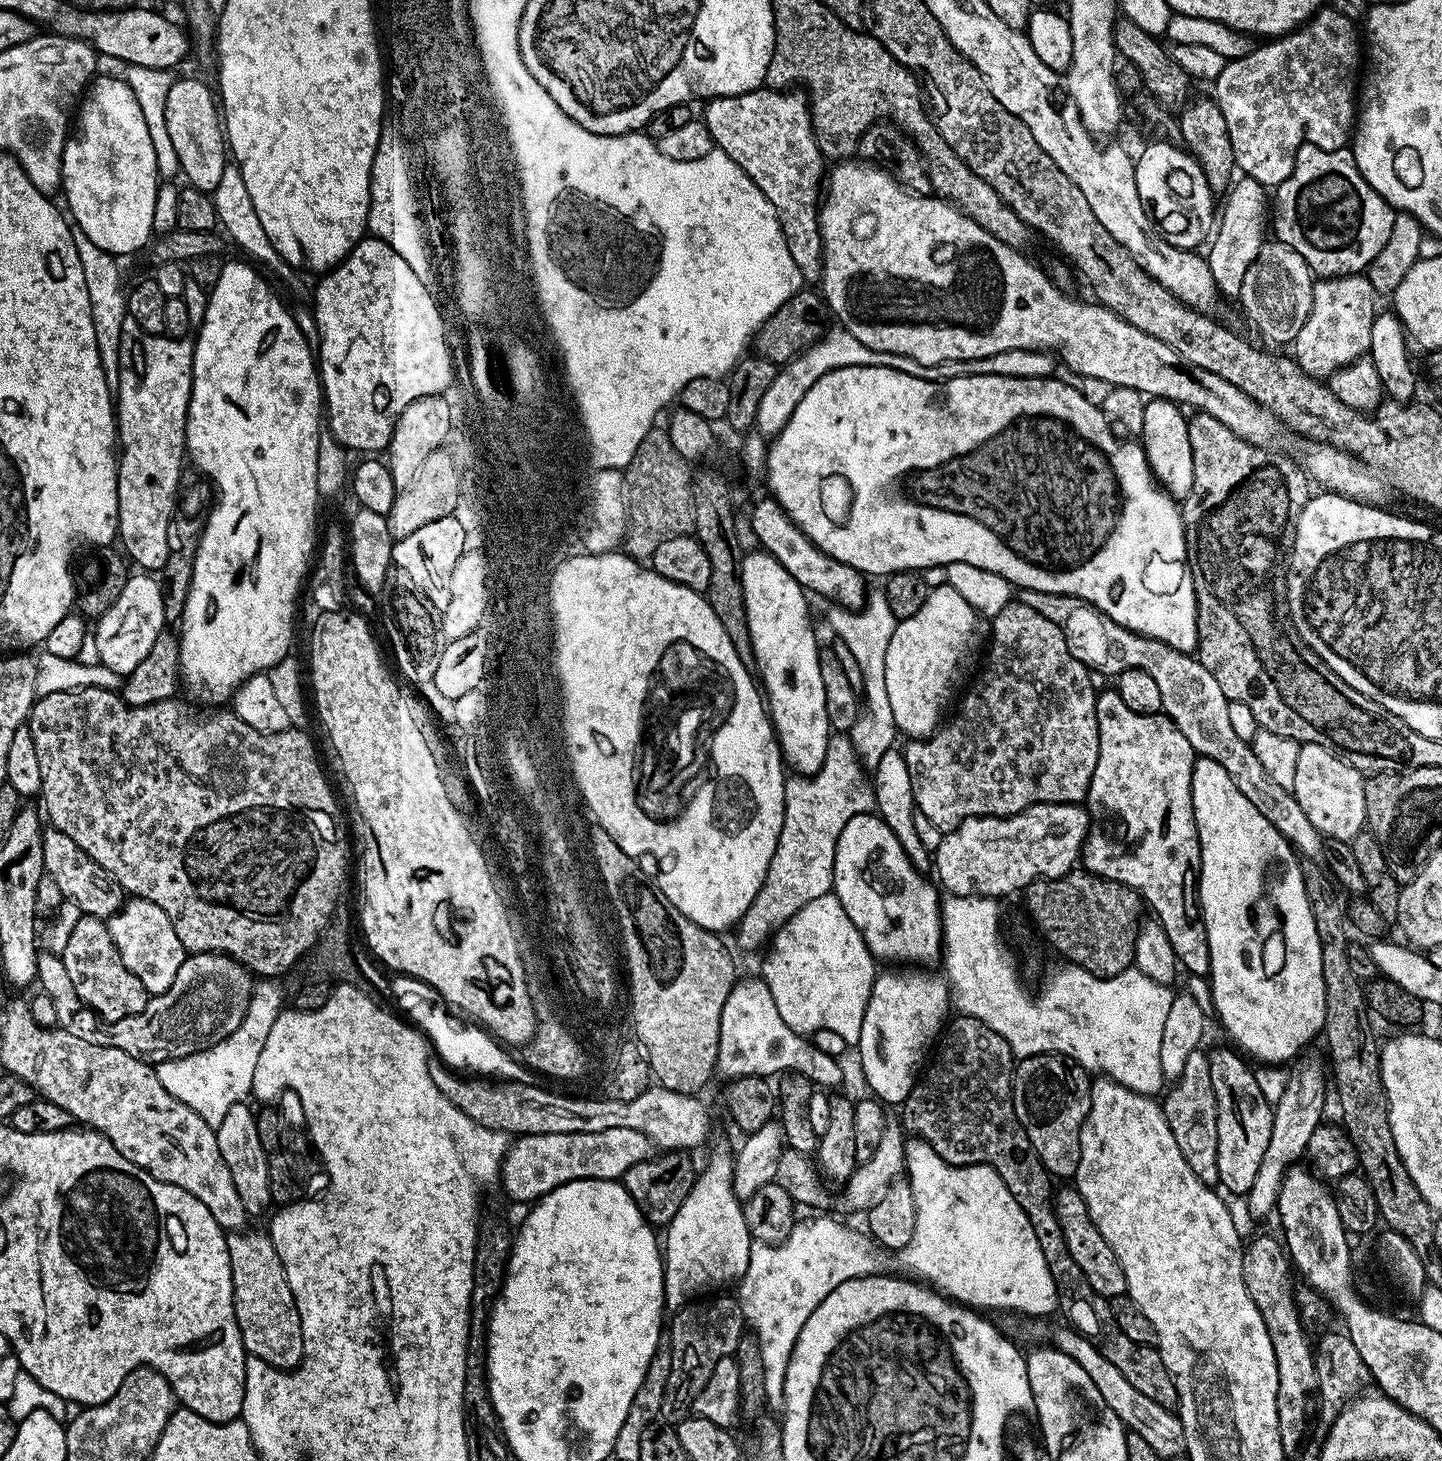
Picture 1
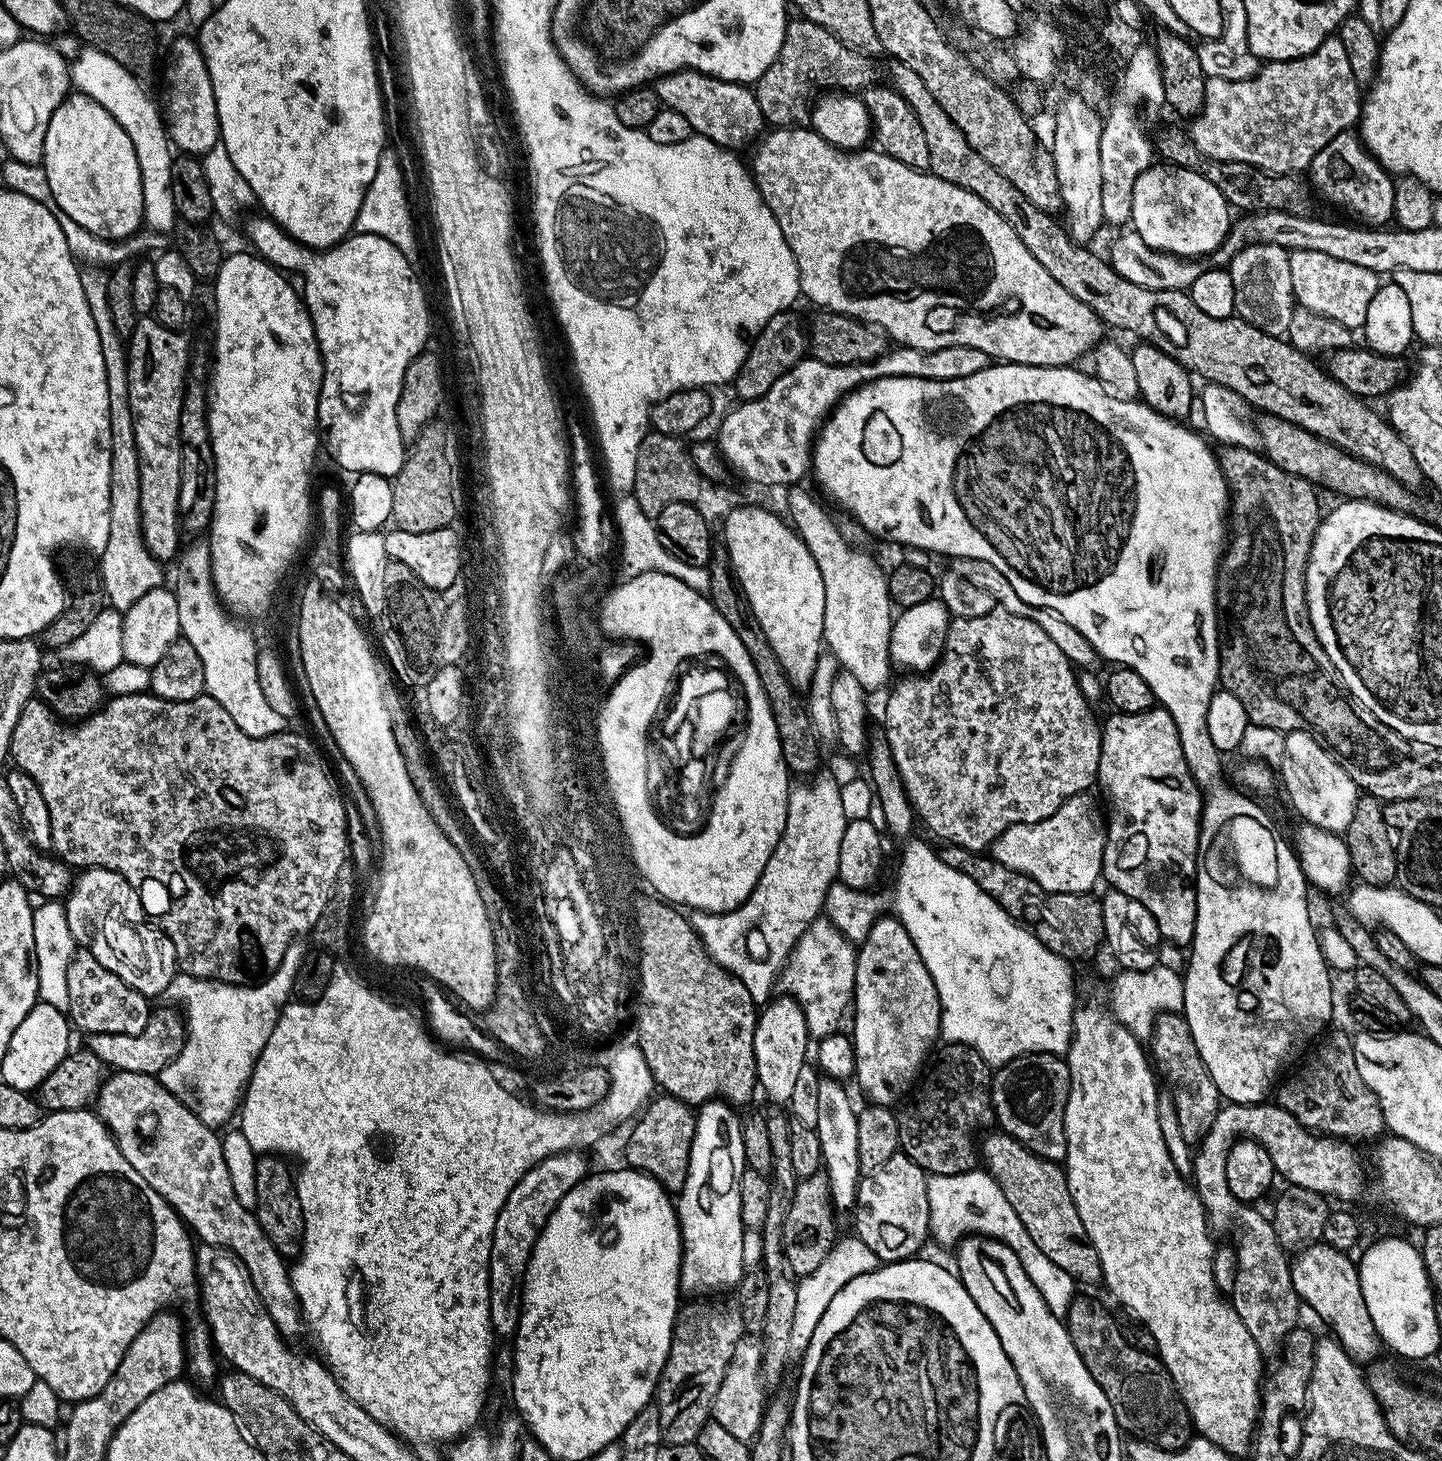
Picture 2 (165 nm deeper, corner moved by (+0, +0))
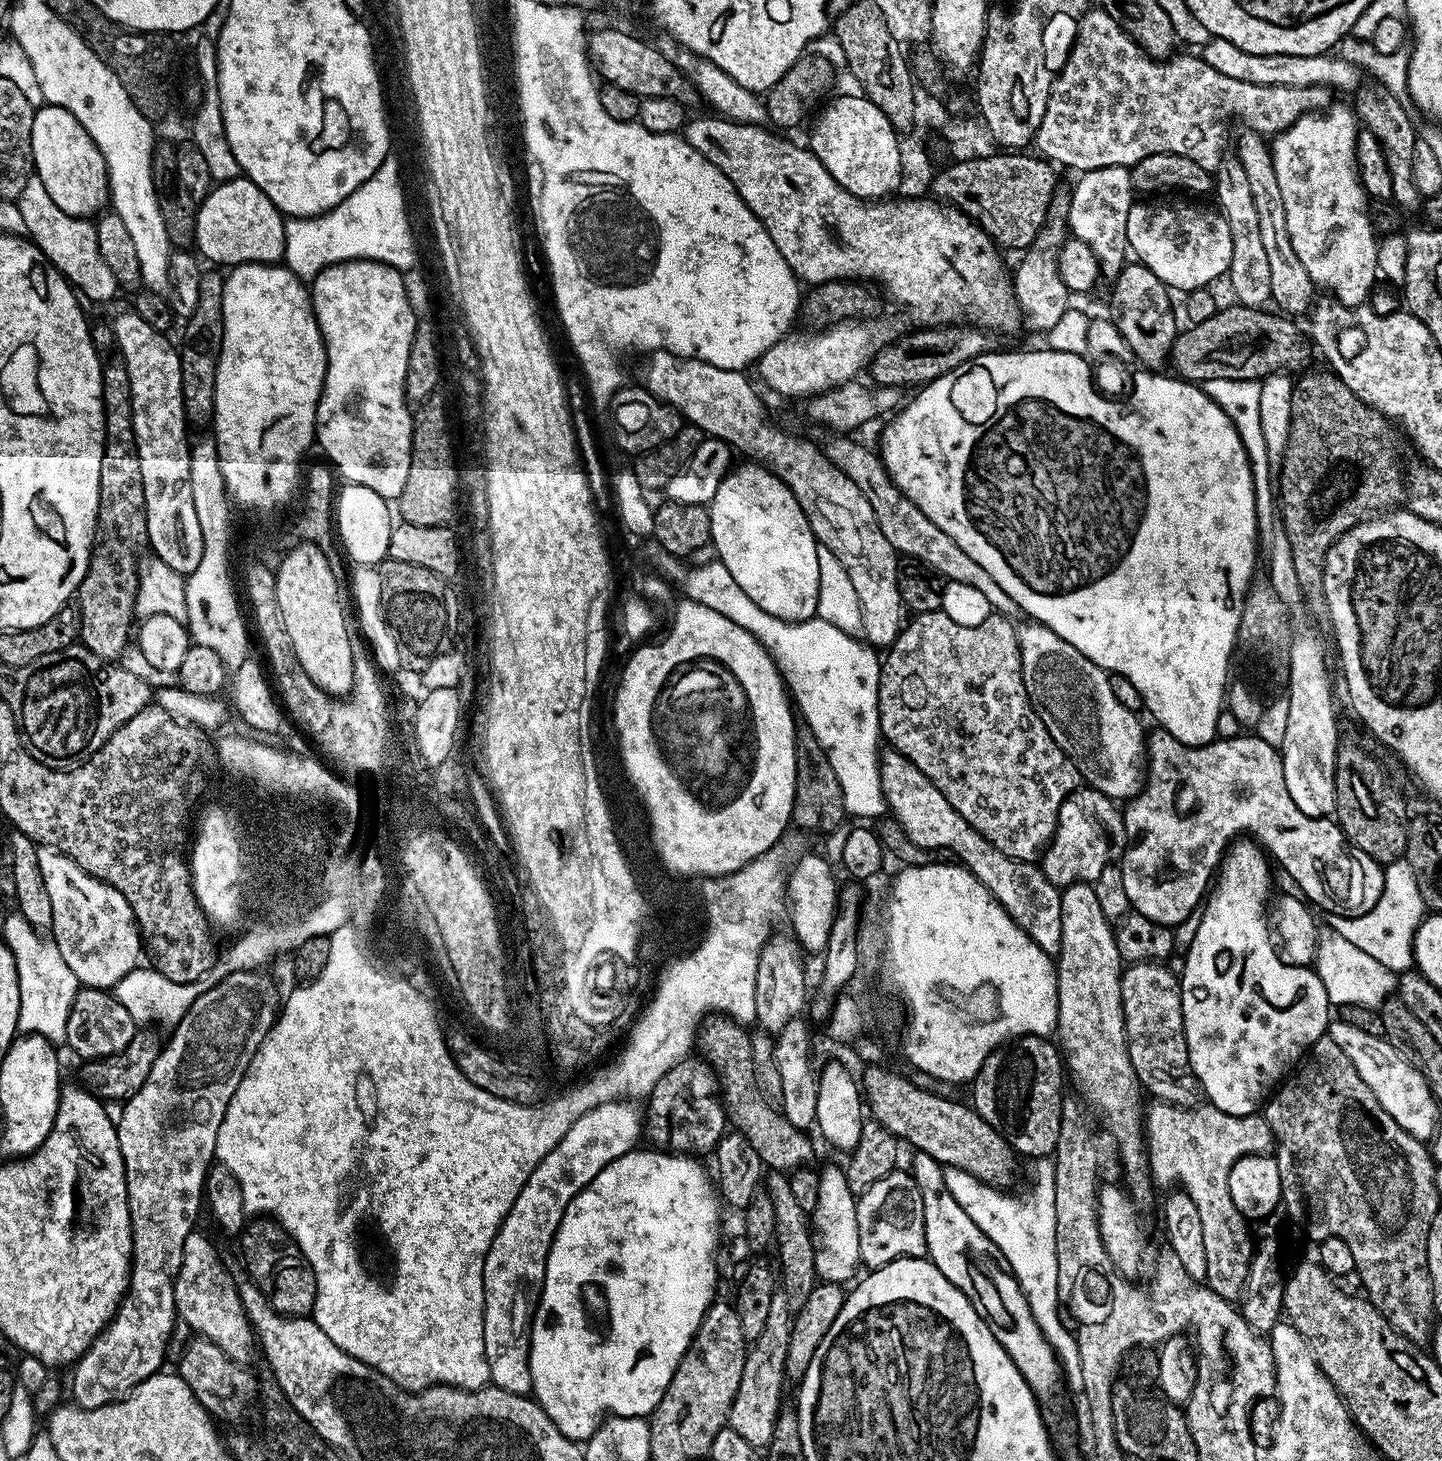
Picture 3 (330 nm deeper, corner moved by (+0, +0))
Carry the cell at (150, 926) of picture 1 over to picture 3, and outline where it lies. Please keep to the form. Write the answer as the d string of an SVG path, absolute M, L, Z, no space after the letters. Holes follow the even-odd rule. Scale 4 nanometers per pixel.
M40 846L37 847L36 853L46 892L50 894L50 906L54 906L51 939L58 946L62 958L66 958L66 966L74 970L77 981L83 987L112 990L120 979L125 978L126 974L130 974L141 963L142 933L136 923L130 902L126 902L126 898L114 885L82 870L82 866L78 866L69 856L64 856L55 848Z

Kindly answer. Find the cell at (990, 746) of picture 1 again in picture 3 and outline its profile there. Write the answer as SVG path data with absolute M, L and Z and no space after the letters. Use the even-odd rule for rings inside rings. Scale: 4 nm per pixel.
M921 612L911 617L912 621L905 623L896 636L896 641L883 653L880 665L880 689L878 690L878 702L880 703L880 735L888 740L895 751L900 752L942 790L946 802L970 822L970 826L986 842L990 842L1002 854L1006 854L1015 860L1036 862L1041 859L1042 853L1048 846L1048 841L1056 834L1056 819L1060 808L1068 795L1081 787L1080 771L1074 766L1074 762L1064 755L1064 751L1050 738L1046 726L1038 718L1033 710L1032 703L1028 700L1026 686L1020 669L1020 647L1016 637L1017 625L1011 624L1009 617L1004 614L994 614L982 622L982 626L958 626L946 614L939 612Z

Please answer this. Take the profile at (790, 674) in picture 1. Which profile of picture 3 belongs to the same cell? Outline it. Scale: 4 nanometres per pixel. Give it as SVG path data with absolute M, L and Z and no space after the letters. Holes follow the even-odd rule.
M744 462L744 465L733 467L724 481L718 486L712 503L708 508L710 530L712 531L711 547L716 547L715 555L730 570L734 582L746 590L746 594L766 614L782 618L796 624L800 620L810 620L816 615L818 606L818 541L806 522L798 498L776 476L776 473L755 462Z

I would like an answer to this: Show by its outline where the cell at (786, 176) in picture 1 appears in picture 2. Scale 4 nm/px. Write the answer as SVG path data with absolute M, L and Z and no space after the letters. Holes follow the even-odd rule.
M685 70L659 77L654 89L661 105L683 114L686 122L690 122L693 133L710 138L715 144L729 150L740 150L743 144L751 145L765 131L766 121L751 87L734 84L731 80L720 80L705 72Z

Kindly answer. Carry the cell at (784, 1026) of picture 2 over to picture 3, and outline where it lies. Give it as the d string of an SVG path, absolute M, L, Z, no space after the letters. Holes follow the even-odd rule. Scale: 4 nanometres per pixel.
M776 934L764 943L758 960L758 978L754 986L755 1023L763 1031L773 1034L781 1032L790 1021L797 1019L805 1011L809 1003L810 988L807 978L804 977L803 958L805 959L800 945L791 935Z

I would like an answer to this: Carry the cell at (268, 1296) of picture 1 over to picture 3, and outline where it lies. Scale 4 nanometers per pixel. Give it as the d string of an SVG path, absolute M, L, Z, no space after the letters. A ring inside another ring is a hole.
M193 1230L184 1243L184 1257L176 1282L176 1311L179 1319L193 1328L193 1333L214 1342L234 1362L251 1365L252 1355L257 1355L258 1341L252 1323L244 1312L236 1289L233 1273L220 1261L216 1248L200 1233Z

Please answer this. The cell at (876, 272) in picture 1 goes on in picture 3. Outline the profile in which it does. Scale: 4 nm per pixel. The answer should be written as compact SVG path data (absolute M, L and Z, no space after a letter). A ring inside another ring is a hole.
M719 114L707 115L696 116L693 120L691 117L685 123L682 129L684 140L690 146L694 146L694 150L698 150L698 154L702 154L702 158L714 162L718 166L718 170L722 170L722 174L726 174L726 178L730 178L730 182L734 186L734 190L738 190L742 202L746 202L746 206L750 206L750 210L762 222L766 234L774 242L774 246L778 246L778 254L782 254L782 258L786 258L786 262L796 276L797 281L808 286L830 282L831 280L854 280L857 282L871 282L873 285L881 284L881 286L876 286L882 289L883 295L887 299L889 296L894 303L901 304L920 323L917 324L920 326L952 326L957 321L967 321L969 325L979 326L985 330L995 330L997 333L1016 332L1019 328L1022 328L1022 313L1019 304L1016 303L1014 284L1009 273L1008 276L1004 273L1004 264L1000 261L999 256L1001 253L991 236L988 236L983 228L966 213L961 212L950 203L941 202L935 198L860 199L839 185L826 166L807 147L799 148L798 145L791 144L790 141L783 140L780 136L775 136L775 134L780 135L775 131L772 131L773 133L767 132L767 127L758 124L736 124L733 120L726 120Z

